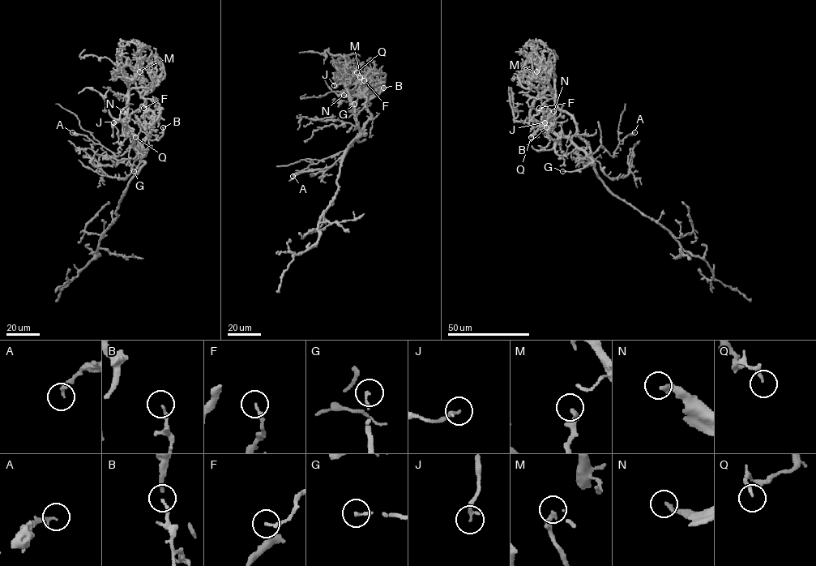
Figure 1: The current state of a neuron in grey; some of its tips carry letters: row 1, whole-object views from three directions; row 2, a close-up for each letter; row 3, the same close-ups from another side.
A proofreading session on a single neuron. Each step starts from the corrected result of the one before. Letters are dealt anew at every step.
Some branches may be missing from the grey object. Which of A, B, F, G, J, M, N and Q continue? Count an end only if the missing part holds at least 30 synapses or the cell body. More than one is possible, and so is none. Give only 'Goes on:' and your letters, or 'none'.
Goes on: G, N

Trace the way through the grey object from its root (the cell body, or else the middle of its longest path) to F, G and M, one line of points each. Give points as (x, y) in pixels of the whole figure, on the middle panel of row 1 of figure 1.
F: (348, 146), (365, 134), (356, 123), (348, 90), (361, 88), (364, 80)
G: (348, 146), (365, 134), (361, 133), (358, 126), (354, 104)
M: (348, 146), (365, 134), (356, 123), (345, 74), (348, 71), (349, 84), (356, 77), (360, 77)

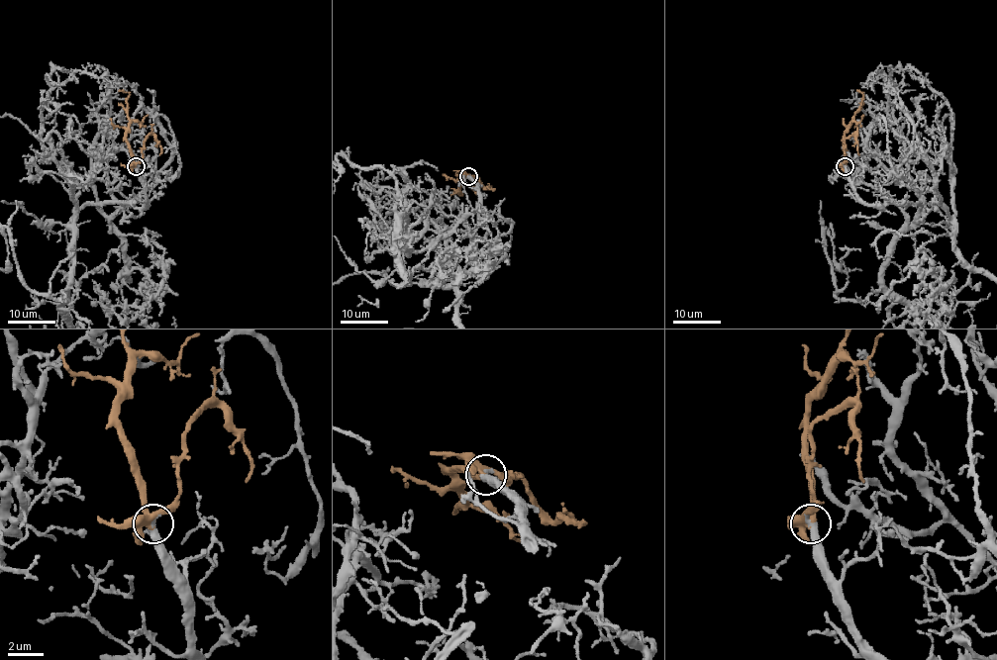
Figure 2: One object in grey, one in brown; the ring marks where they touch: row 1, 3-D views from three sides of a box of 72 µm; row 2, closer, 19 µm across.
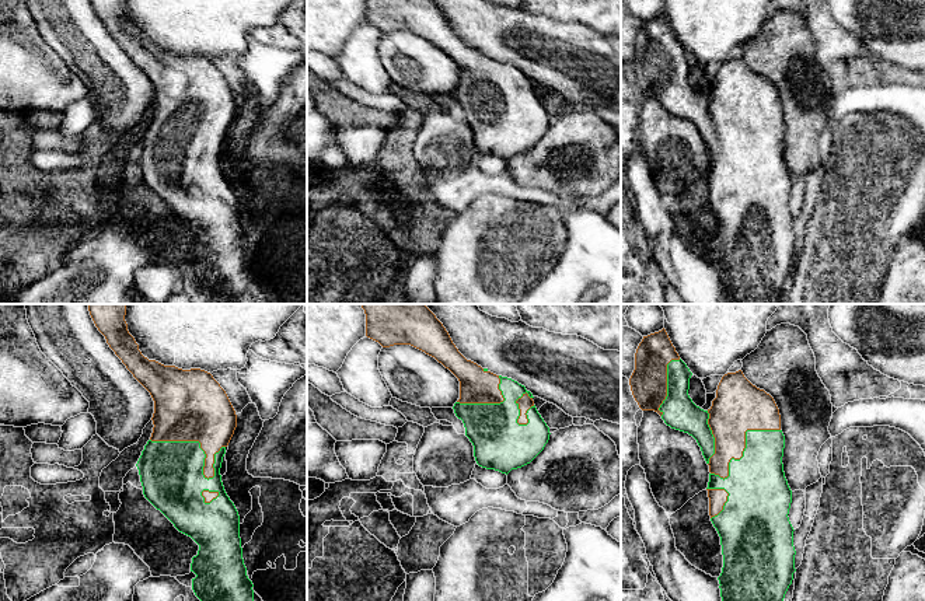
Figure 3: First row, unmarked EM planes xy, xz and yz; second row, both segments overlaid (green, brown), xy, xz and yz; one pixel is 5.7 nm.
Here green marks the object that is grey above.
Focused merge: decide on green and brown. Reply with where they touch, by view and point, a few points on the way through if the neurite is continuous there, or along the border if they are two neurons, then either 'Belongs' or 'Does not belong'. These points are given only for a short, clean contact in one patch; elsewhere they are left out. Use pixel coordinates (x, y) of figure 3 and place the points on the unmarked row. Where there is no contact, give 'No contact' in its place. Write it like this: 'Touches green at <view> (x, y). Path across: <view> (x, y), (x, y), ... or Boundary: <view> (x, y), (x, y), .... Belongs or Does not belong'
Touches green at xy (205, 140). Belongs

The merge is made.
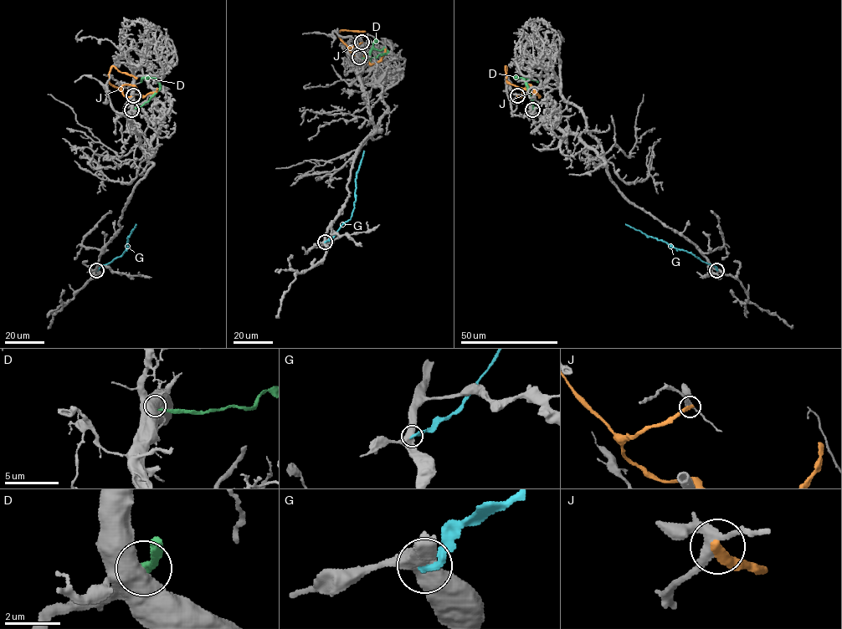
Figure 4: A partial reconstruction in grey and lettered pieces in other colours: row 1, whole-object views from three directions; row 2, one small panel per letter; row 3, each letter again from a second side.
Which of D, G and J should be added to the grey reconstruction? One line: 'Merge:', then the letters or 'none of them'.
Merge: none of them

